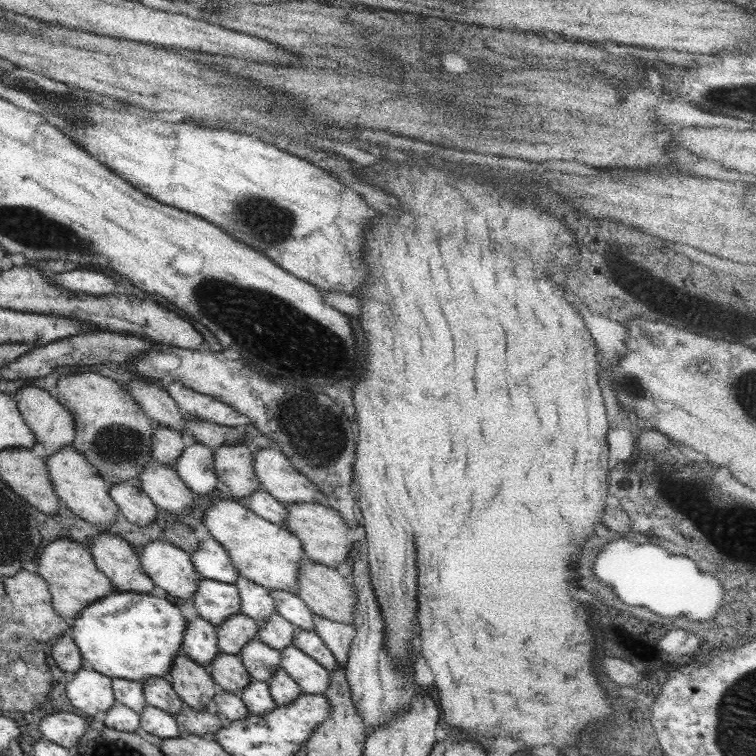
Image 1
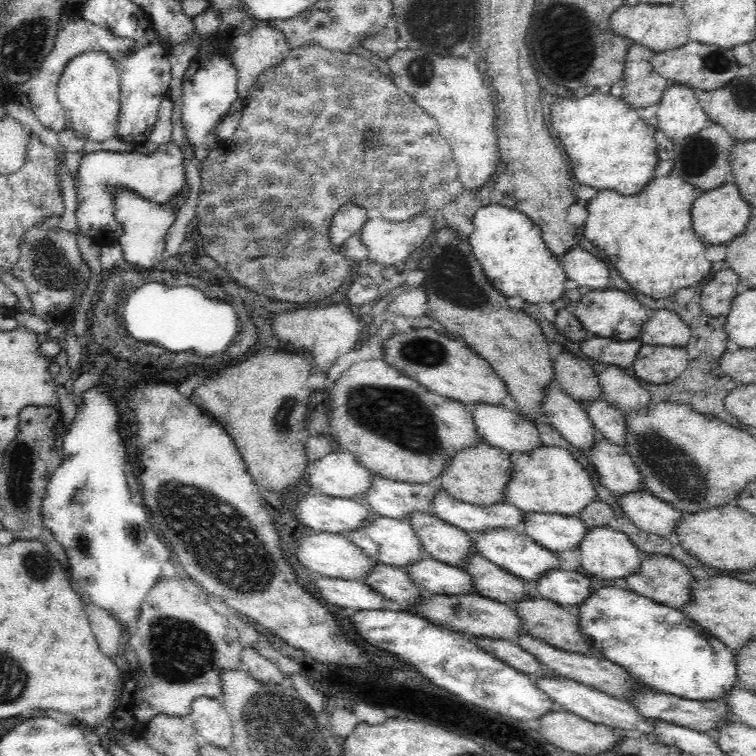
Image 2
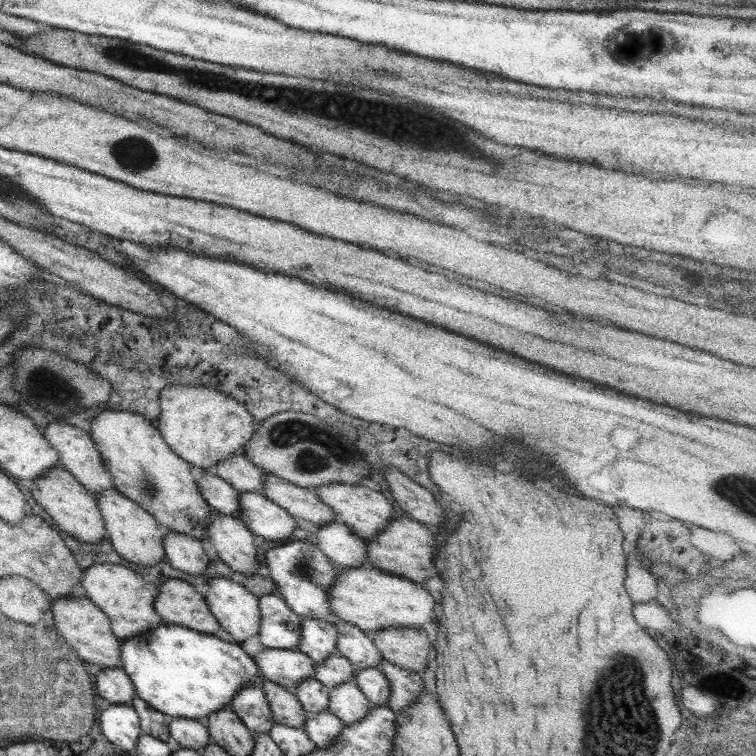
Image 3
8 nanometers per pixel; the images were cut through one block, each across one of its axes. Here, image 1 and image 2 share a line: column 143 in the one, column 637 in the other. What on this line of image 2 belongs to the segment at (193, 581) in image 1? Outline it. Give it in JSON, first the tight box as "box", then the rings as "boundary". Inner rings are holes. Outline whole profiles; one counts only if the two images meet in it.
{"box":[578,526,644,580],"boundary":[[[603,526],[589,529],[578,550],[582,555],[583,570],[591,575],[596,574],[602,580],[624,580],[628,576],[634,576],[640,570],[644,557],[641,549],[626,533],[620,529],[604,528]]]}

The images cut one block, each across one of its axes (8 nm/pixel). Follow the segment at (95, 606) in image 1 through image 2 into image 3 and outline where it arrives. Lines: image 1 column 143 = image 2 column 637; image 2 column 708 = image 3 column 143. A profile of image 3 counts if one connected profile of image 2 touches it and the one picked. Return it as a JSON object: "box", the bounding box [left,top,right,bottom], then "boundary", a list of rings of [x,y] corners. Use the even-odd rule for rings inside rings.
{"box":[120,623,259,718],"boundary":[[[164,623],[157,628],[146,630],[140,635],[120,641],[121,669],[129,677],[135,696],[146,702],[151,708],[173,717],[205,718],[222,708],[229,708],[230,701],[240,688],[246,684],[259,684],[258,668],[239,644],[232,644],[209,635],[197,632],[177,624]]]}

